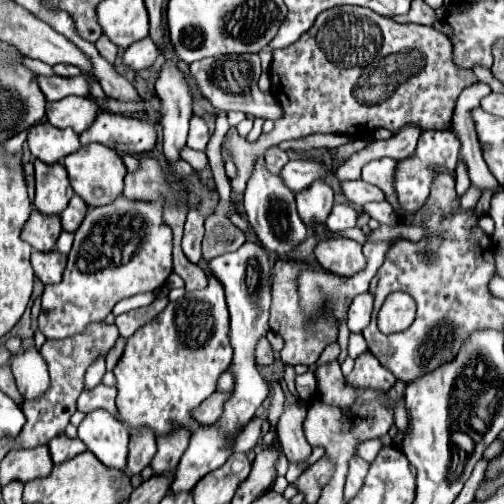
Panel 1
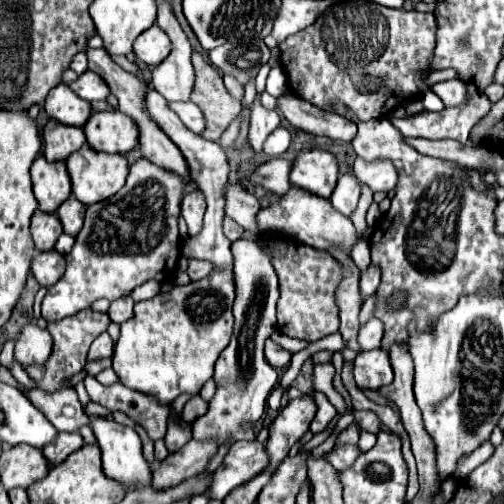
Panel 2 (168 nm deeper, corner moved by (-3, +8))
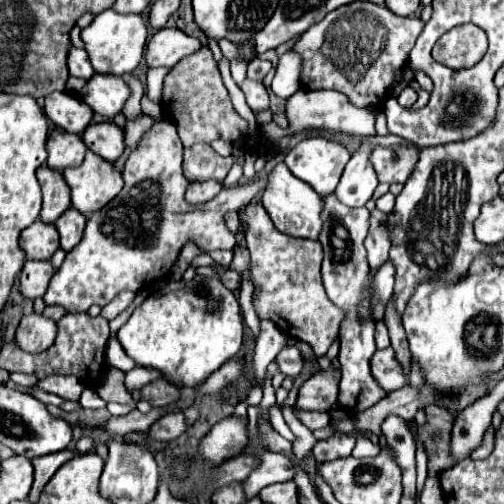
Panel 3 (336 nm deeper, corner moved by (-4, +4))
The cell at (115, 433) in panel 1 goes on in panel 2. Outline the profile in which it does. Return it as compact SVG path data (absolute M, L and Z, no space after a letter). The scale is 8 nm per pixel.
M96 418L90 426L102 450L106 476L124 482L124 486L130 482L150 484L152 472L142 456L142 442L134 428L118 424L112 418Z

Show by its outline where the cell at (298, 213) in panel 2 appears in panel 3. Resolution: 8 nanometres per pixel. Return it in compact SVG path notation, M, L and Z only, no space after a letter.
M279 162L267 174L267 188L263 190L261 202L263 202L263 208L267 210L267 214L271 216L275 228L281 230L283 234L289 234L295 238L313 238L313 240L319 238L323 200L309 184L295 178L283 162Z

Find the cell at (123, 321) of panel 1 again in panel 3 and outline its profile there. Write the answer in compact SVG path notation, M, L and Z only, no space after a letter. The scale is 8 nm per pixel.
M119 292L119 296L115 296L115 300L111 300L107 306L101 308L101 316L107 320L113 320L119 312L123 312L133 302L133 298L135 298L133 292Z

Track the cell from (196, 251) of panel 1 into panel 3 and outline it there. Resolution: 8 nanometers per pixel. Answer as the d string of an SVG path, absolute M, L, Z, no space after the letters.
M205 180L205 182L191 182L189 188L187 188L187 202L191 204L203 204L203 202L209 202L213 196L219 194L223 186L217 182L217 180Z

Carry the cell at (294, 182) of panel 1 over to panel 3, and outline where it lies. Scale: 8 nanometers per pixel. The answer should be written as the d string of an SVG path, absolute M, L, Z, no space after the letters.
M169 120L155 122L125 162L125 186L119 196L89 218L85 238L65 256L61 268L53 274L43 296L47 306L59 304L67 312L87 312L93 304L109 304L113 296L123 290L139 292L149 282L170 273L171 266L177 262L189 240L205 252L235 248L235 236L225 226L223 216L229 210L239 210L243 204L249 204L257 192L265 190L267 180L255 178L243 186L223 188L219 196L207 204L193 206L185 200L189 180L181 172L181 160L183 144L177 136L175 124Z

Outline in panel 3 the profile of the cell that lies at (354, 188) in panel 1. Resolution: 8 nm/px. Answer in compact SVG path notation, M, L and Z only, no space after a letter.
M395 144L395 146L377 146L371 154L371 164L377 172L379 182L401 182L405 184L415 164L419 160L419 146Z

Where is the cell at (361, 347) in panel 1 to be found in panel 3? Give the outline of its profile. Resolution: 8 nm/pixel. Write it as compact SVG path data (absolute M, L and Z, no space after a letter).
M377 322L377 330L375 330L375 342L377 342L377 348L387 348L391 342L389 342L389 334L387 334L387 326L383 322Z

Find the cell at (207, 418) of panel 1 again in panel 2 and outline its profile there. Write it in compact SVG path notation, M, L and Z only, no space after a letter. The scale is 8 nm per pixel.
M192 396L192 398L186 402L184 410L182 410L182 418L184 418L188 424L192 424L196 418L200 418L202 414L208 412L208 406L210 406L210 404L208 404L202 396Z

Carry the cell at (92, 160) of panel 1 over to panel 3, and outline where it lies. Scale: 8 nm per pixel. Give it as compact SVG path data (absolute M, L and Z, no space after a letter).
M93 152L85 154L81 166L63 170L63 178L71 190L71 206L85 216L101 210L123 188L123 178L113 164Z

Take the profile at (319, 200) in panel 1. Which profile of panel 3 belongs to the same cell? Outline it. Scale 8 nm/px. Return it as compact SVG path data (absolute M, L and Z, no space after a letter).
M307 138L287 152L285 164L299 180L307 182L321 196L327 196L335 192L349 158L351 154L341 142Z

